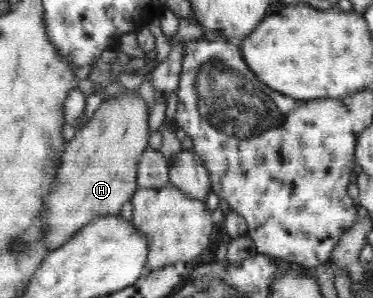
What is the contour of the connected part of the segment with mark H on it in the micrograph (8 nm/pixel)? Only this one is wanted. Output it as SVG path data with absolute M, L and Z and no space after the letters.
M128 90L126 97L103 98L102 104L96 110L94 117L91 117L89 124L76 131L75 136L66 143L61 156L58 159L59 174L54 176L53 183L49 186L47 197L47 236L45 244L51 248L49 252L59 249L71 237L91 224L97 218L117 216L121 207L138 189L136 183L138 175L138 162L141 154L145 152L149 140L149 106L139 95L139 91Z

